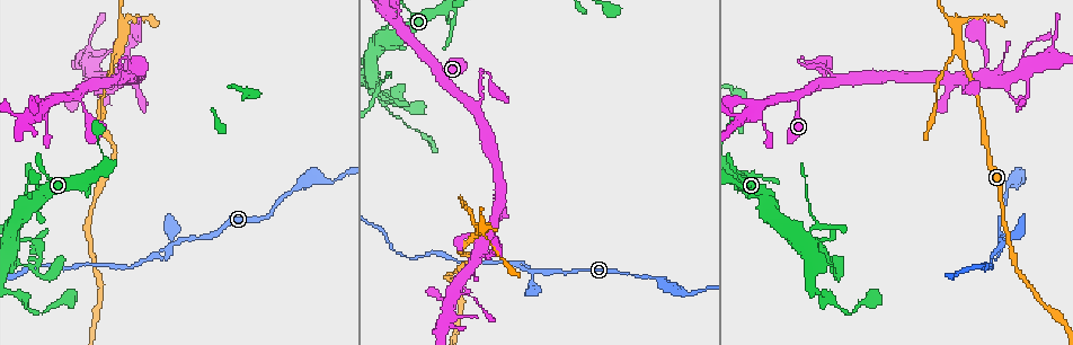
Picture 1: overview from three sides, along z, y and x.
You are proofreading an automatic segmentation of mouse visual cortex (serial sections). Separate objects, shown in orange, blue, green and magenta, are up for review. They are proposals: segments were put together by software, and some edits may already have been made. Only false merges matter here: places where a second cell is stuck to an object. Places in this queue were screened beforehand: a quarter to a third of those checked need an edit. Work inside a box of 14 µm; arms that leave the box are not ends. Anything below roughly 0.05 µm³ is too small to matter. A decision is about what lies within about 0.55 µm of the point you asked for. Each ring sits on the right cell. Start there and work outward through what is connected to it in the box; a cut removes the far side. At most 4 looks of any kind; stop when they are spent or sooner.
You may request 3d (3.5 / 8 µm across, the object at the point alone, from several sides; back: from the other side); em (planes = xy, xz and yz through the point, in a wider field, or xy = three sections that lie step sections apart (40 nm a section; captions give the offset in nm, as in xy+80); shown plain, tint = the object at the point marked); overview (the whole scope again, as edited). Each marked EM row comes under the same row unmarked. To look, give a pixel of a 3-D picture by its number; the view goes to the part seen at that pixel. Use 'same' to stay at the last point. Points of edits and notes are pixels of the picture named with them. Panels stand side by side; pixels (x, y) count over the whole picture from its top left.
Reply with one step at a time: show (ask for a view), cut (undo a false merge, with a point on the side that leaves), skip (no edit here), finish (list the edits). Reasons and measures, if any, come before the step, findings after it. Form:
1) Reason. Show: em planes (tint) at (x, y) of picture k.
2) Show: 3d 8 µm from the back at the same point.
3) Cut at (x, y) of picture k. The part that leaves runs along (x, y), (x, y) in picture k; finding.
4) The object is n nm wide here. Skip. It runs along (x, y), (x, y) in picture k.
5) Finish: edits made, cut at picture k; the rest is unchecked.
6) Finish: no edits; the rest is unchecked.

Side arm on a straight run. Show: 3d 3.5 µm at (534, 272) of picture 1.

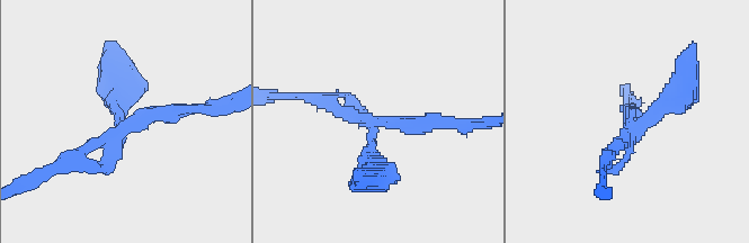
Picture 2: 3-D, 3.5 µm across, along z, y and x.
Shape alone is not enough. Show: em planes (tint) at (117, 133) of picture 2.

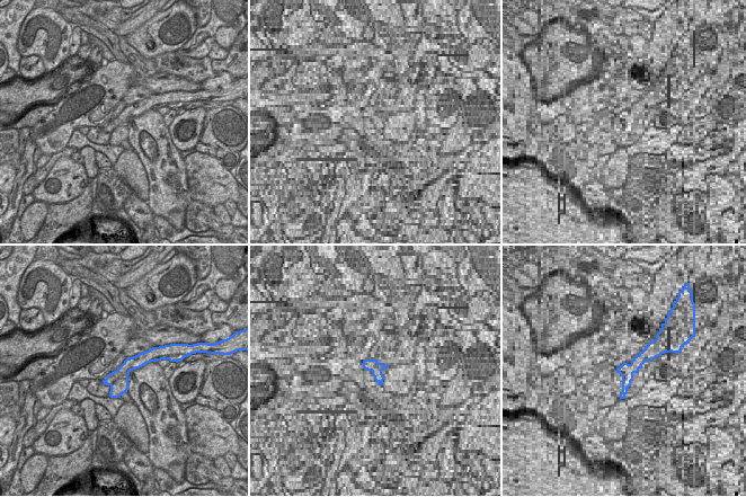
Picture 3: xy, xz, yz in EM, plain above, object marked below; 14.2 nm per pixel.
The object is 320 nm wide here. Cut at (116, 93) of picture 2. The part that leaves runs along (632, 131), (681, 89), (693, 44) in picture 2; two cells meet here.

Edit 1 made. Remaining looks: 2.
A fork. Show: em xy step 5 (tint) at (796, 99) of picture 1.

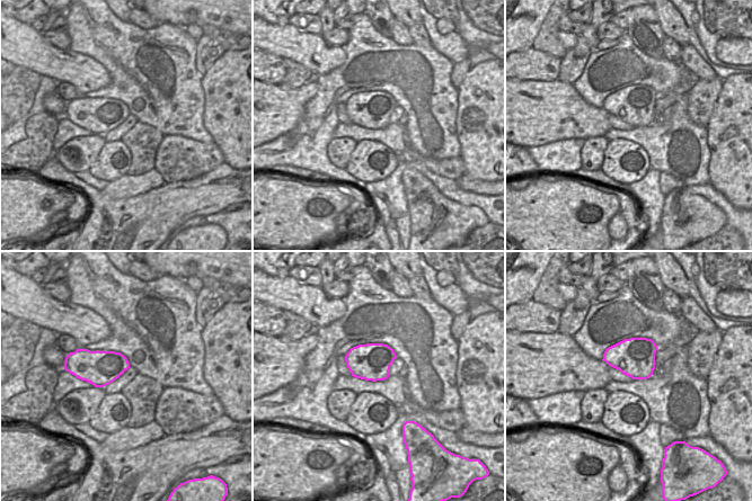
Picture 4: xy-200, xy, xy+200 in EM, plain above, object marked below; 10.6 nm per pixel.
Show: 3d 3.5 µm at the same point.

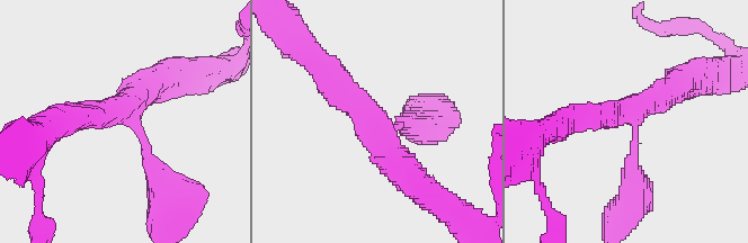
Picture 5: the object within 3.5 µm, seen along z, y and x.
The arms are 250, 400, 400 nm wide. Skip. It runs along (634, 181), (637, 116), (688, 78) in picture 5; continuous, no second cell.

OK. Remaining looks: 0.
Finish: edits made, cut at picture 2; the rest is unchecked.

